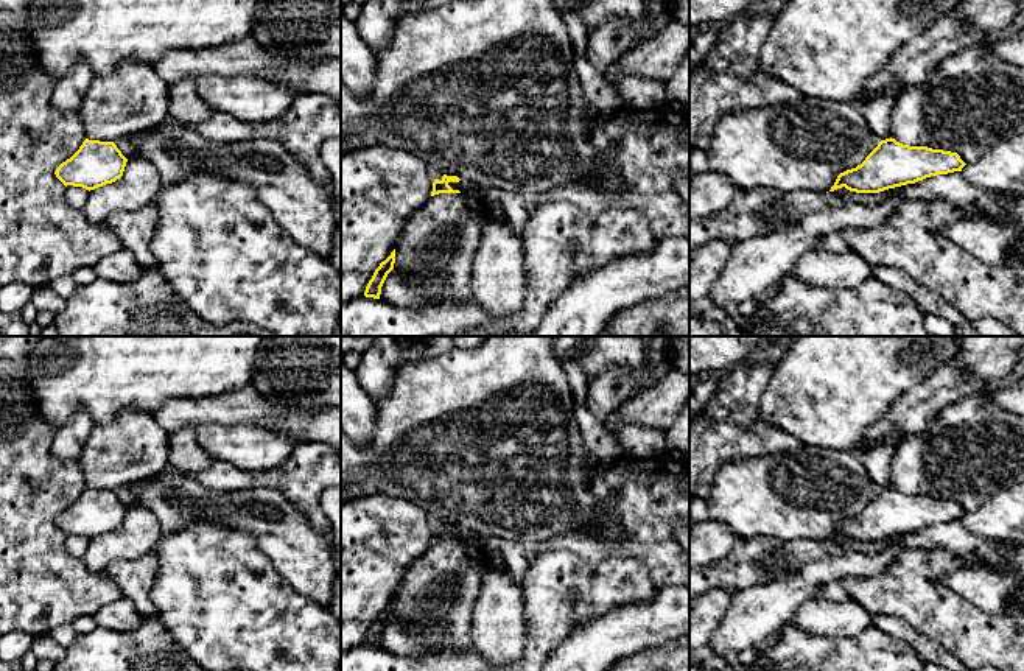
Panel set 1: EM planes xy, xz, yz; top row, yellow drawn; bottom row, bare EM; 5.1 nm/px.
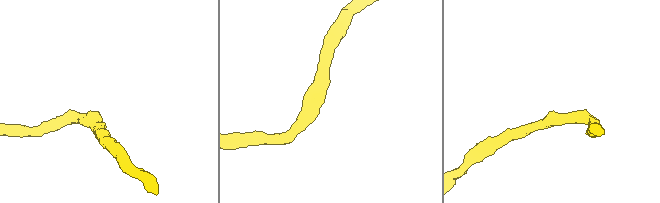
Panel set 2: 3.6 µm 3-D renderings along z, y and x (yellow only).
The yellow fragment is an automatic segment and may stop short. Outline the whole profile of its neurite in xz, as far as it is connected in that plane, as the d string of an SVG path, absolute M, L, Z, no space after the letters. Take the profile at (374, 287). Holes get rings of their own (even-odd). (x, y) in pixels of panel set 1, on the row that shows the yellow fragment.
M395 249L391 252L391 255L380 263L380 266L375 269L372 279L369 280L364 296L380 299L381 286L388 277L388 274L394 269L395 263Z

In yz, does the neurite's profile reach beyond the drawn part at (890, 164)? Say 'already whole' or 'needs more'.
already whole

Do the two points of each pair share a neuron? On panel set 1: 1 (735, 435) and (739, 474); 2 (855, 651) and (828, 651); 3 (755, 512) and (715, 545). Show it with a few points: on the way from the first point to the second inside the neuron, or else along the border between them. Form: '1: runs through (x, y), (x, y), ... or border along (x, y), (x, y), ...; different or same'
1: border along (774, 453), (724, 461), (710, 484); different
2: runs through (848, 651), (834, 651); same
3: border along (708, 517), (722, 522), (736, 536); different

